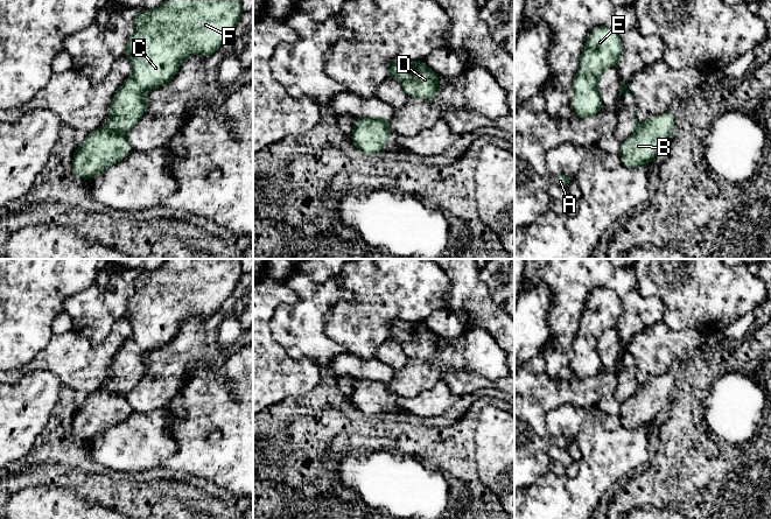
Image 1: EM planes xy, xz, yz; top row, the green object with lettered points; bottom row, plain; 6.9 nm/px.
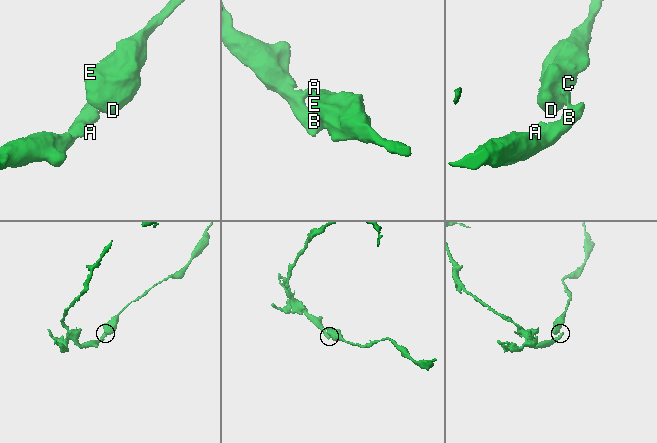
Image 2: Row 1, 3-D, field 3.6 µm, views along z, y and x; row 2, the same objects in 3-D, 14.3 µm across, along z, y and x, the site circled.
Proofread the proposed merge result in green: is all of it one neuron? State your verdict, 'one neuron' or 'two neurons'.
two neurons

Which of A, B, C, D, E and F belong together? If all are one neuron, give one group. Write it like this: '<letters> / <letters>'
A B / C D E F

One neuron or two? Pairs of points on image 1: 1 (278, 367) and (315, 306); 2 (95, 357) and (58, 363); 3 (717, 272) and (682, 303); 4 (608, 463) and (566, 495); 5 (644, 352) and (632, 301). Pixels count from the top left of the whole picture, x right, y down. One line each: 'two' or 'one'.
1: two
2: one
3: one
4: one
5: two

